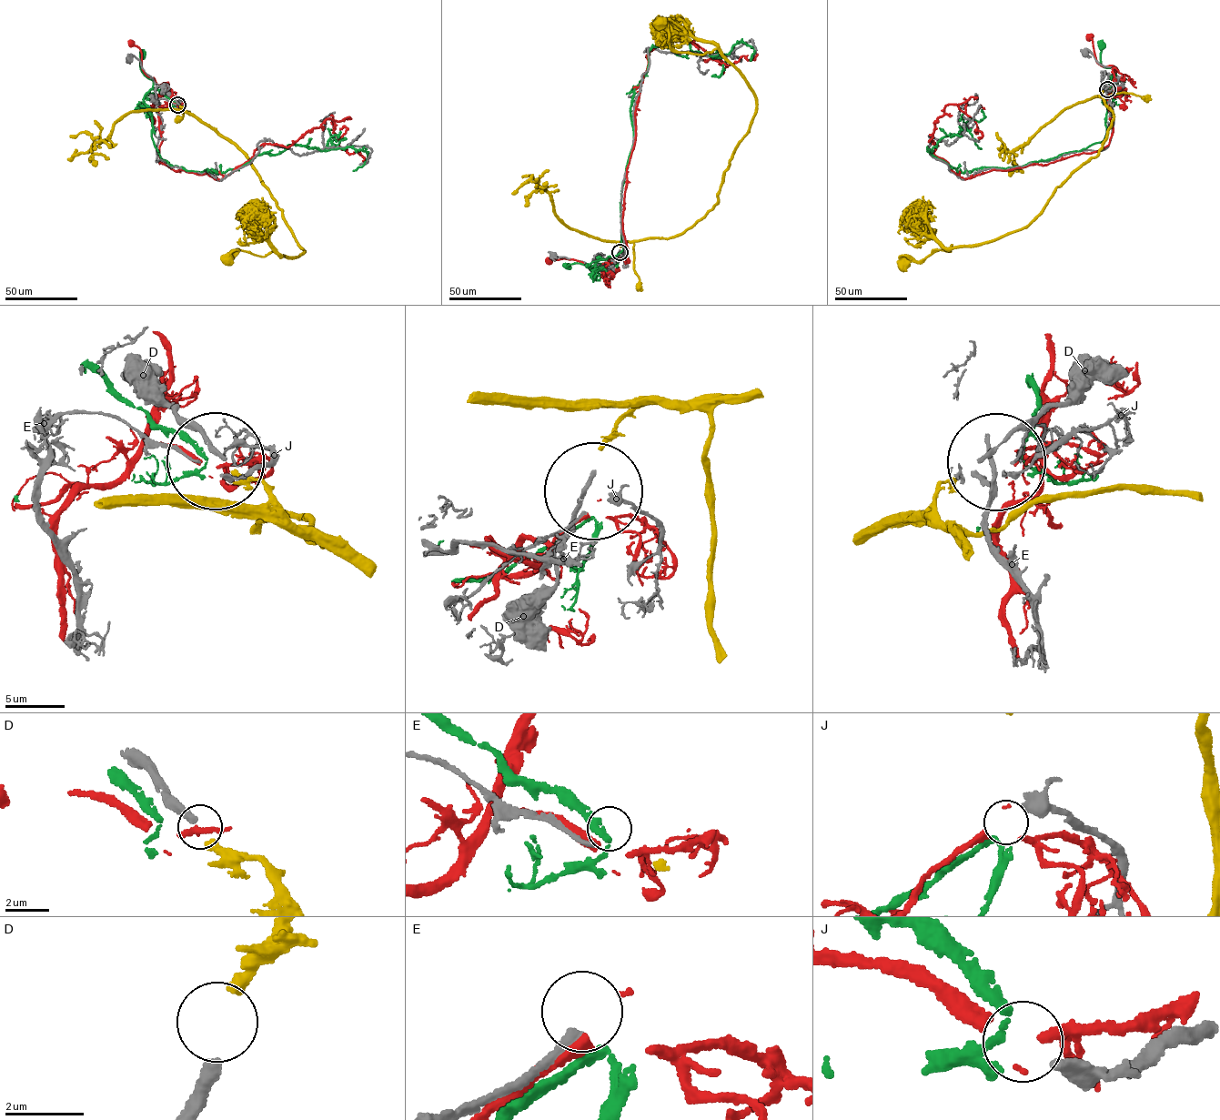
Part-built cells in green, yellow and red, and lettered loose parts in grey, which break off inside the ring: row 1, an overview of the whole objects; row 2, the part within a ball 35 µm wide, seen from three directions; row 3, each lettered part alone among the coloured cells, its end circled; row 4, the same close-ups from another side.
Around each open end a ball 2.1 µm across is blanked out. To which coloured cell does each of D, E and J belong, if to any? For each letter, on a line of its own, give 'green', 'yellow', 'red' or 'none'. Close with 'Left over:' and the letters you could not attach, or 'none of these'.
D: yellow
E: none
J: green
Left over: E

